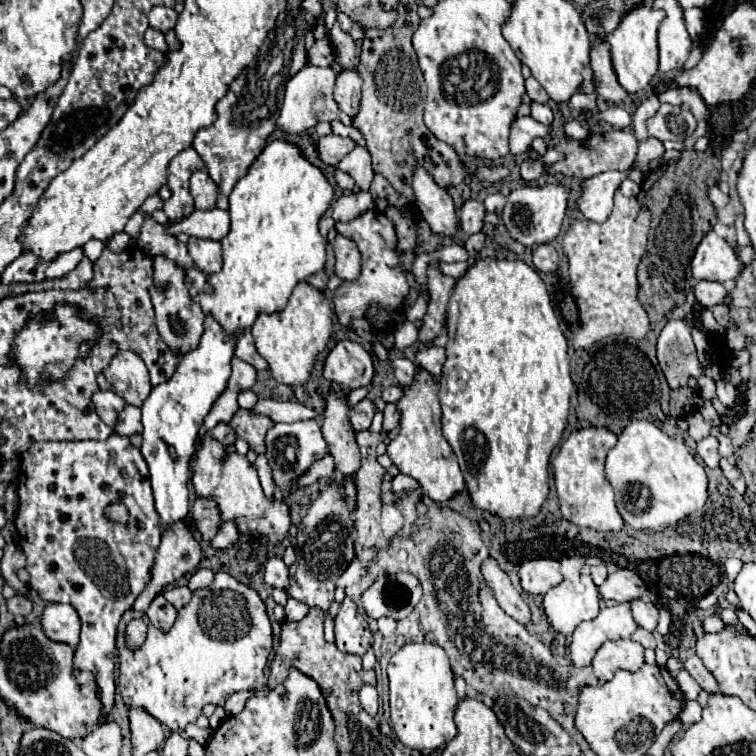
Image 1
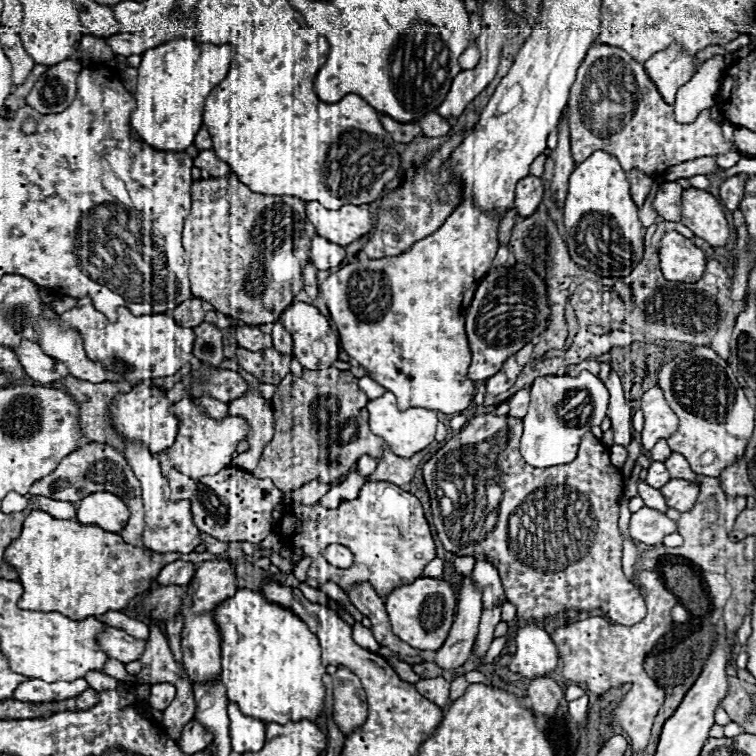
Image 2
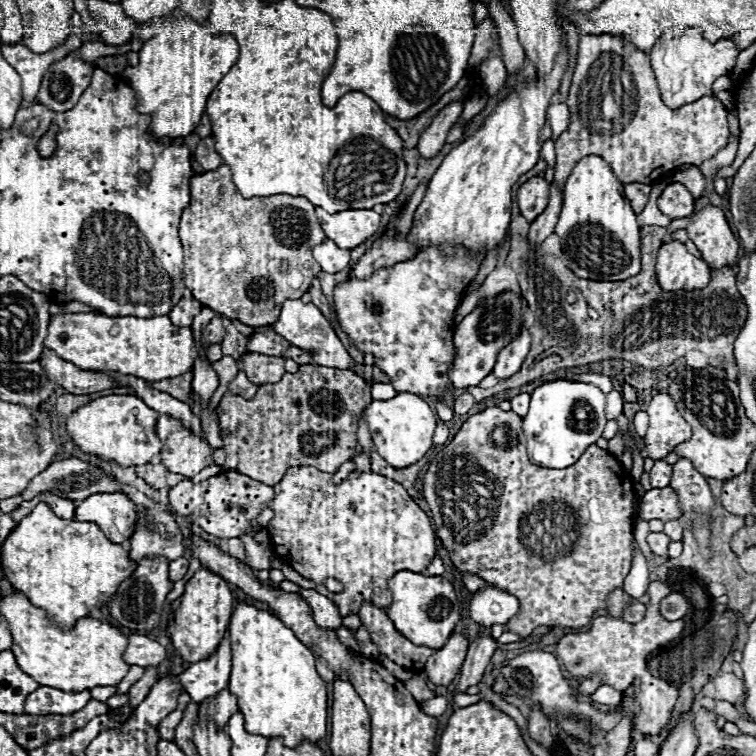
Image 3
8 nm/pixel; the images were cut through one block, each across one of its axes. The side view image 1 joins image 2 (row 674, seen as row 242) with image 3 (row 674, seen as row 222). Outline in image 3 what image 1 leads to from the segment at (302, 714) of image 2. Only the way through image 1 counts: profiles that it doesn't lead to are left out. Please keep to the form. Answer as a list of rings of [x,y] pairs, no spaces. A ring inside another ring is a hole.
[[[238,602],[230,620],[230,648],[232,648],[232,674],[230,674],[230,694],[236,696],[238,708],[246,718],[244,728],[250,734],[260,734],[266,738],[284,738],[284,746],[296,748],[304,738],[310,742],[320,740],[326,734],[326,706],[328,690],[316,672],[316,660],[312,652],[296,638],[296,634],[286,628],[268,610],[260,610],[252,604]]]

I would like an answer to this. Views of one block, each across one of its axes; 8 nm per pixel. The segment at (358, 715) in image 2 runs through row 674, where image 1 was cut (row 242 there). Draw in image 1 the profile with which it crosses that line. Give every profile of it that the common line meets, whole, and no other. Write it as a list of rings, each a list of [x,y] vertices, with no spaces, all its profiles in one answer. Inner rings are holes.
[[[336,234],[334,254],[336,254],[336,276],[340,276],[342,280],[356,280],[360,272],[360,250],[356,242],[342,234]]]

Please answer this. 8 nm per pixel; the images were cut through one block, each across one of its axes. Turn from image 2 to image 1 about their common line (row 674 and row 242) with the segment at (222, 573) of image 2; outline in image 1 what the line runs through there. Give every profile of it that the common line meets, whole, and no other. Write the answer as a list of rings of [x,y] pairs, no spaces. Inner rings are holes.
[[[190,238],[188,242],[190,256],[194,258],[194,266],[202,270],[204,274],[214,274],[222,268],[222,248],[220,242],[216,240],[200,240],[200,238]]]

